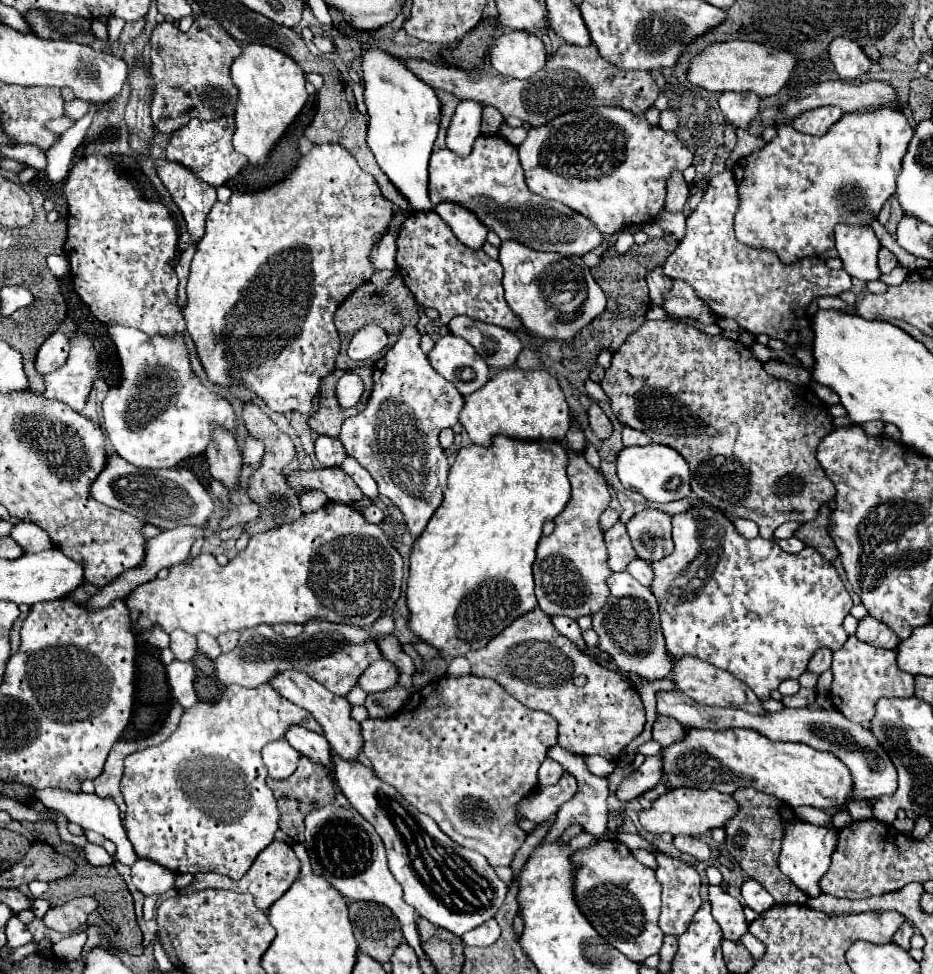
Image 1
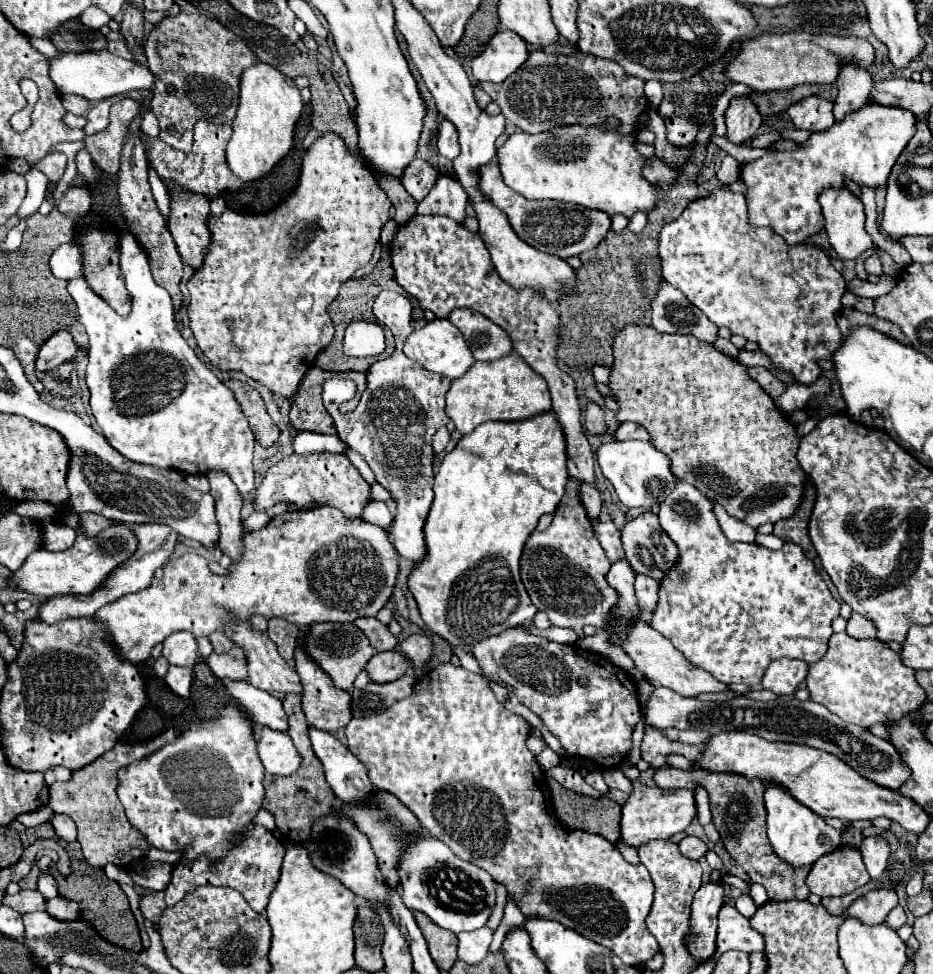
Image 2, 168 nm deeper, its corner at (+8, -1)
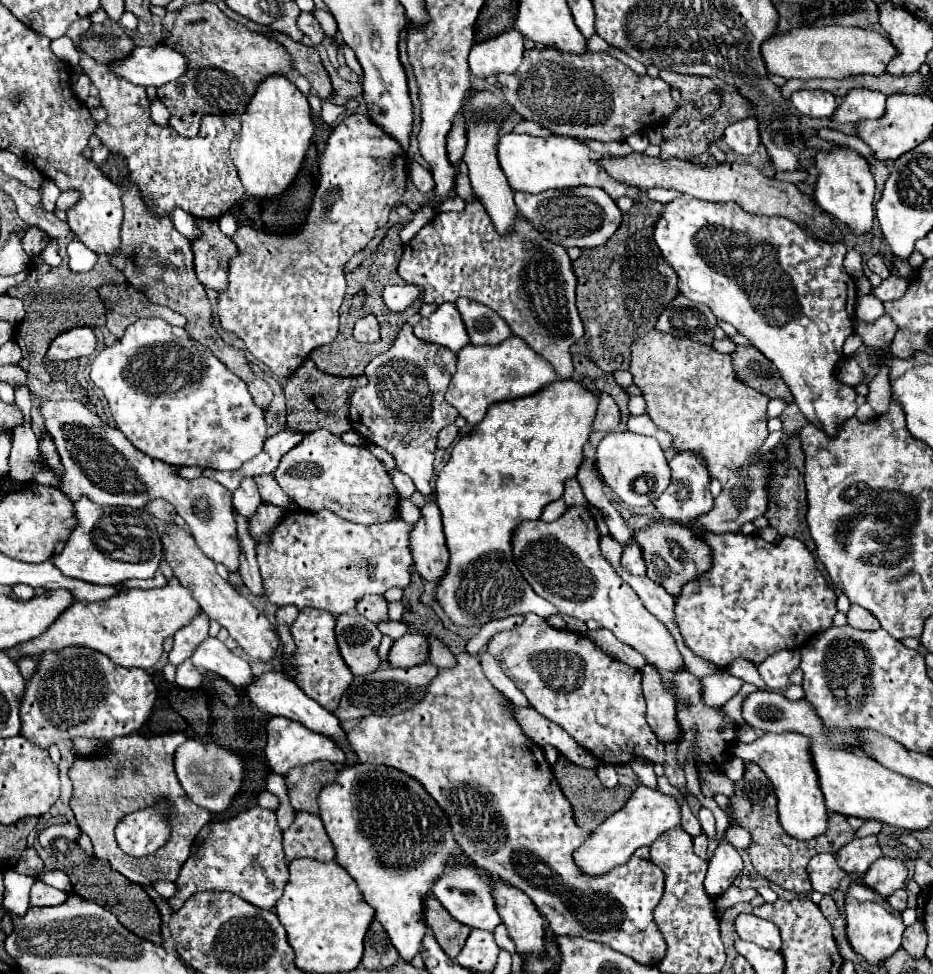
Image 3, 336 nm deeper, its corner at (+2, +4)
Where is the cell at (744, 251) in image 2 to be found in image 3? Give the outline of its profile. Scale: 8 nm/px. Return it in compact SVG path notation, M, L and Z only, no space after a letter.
M677 198L669 204L665 204L665 210L659 218L659 222L655 224L655 242L665 258L665 262L677 272L679 276L679 292L685 294L687 298L695 300L695 302L701 302L701 304L707 304L711 308L711 312L719 318L719 320L725 320L729 324L733 324L739 334L743 334L745 338L751 340L751 344L761 350L779 370L781 378L785 380L785 384L789 386L795 402L799 404L799 410L805 414L805 418L819 426L821 430L825 430L827 434L835 434L837 428L851 416L855 416L855 410L857 410L857 402L855 402L855 396L857 392L851 388L851 386L845 386L841 384L837 378L835 378L835 368L837 364L841 362L843 354L841 354L841 348L845 344L845 340L853 334L853 328L855 328L855 322L853 322L853 316L855 316L855 302L857 302L857 284L853 282L853 278L845 272L843 268L843 258L845 258L845 246L841 242L835 242L835 244L827 244L823 240L817 240L813 236L809 236L805 230L801 230L795 222L791 222L789 218L781 218L781 216L757 216L757 214L749 214L741 208L735 206L735 202L709 202L709 200L697 200L697 198Z

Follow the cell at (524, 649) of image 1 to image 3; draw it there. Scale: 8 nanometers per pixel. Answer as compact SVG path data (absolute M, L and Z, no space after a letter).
M527 614L519 628L495 634L487 644L487 652L503 664L505 674L541 716L561 726L595 758L613 766L627 764L633 758L647 758L655 764L665 762L665 748L655 740L646 721L641 672L609 658L583 634L555 630L545 618Z

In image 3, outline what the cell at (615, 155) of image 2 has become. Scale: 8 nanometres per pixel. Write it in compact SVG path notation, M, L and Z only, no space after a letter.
M503 134L499 138L497 156L501 170L505 172L511 190L523 190L529 194L539 194L545 190L557 190L557 188L573 188L573 186L597 186L603 188L613 200L619 200L623 196L629 196L631 200L641 198L641 190L635 186L629 186L625 182L617 182L615 178L609 178L605 174L605 168L601 166L603 156L597 156L589 150L581 140L577 138L565 138L565 136L529 136L529 134Z

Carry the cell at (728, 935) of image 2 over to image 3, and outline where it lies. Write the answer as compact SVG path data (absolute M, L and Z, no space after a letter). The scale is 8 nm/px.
M739 914L735 918L735 932L741 940L753 942L761 948L771 948L771 950L781 948L781 938L779 938L777 926L767 920L761 920L753 914Z

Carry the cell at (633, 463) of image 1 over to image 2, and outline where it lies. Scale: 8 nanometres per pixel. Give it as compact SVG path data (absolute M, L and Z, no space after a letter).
M609 441L599 445L597 463L603 475L611 481L619 501L625 507L655 509L675 485L675 475L671 473L669 459L657 451L649 441Z

